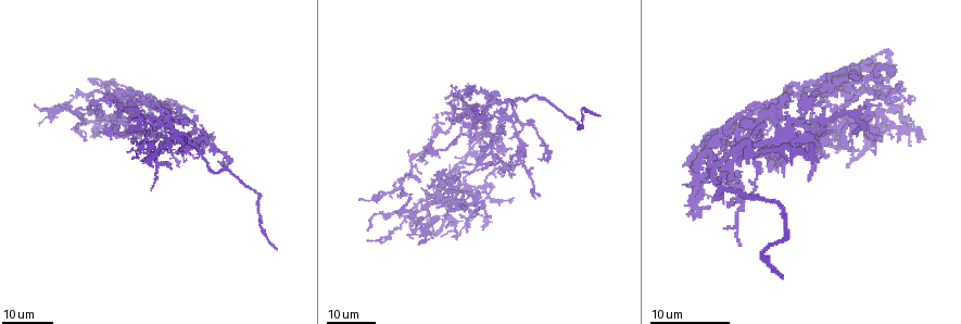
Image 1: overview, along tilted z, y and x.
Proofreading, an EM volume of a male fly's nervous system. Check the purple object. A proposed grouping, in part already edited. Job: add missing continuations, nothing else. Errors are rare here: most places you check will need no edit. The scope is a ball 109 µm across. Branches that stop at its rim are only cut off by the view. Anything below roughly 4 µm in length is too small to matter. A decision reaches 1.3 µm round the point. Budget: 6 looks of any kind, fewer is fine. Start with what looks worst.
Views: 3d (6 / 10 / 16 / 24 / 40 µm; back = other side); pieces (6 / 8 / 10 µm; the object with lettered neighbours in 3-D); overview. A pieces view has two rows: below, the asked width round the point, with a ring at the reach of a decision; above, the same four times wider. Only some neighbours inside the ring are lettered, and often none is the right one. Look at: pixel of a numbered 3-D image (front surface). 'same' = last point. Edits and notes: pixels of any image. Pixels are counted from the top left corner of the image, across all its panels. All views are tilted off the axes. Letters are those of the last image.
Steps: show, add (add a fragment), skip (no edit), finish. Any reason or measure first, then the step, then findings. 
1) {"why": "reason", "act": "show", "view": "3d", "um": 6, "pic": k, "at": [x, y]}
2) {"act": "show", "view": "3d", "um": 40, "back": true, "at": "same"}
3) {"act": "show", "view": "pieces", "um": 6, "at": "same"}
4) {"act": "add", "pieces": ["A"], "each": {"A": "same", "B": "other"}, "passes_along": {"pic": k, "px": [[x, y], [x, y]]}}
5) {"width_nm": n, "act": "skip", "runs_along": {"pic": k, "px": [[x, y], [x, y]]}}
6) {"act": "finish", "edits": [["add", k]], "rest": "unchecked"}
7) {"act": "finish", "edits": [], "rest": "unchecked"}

{"why": "end of a long branch", "act": "show", "view": "3d", "um": 16, "pic": 1, "at": [781, 276]}

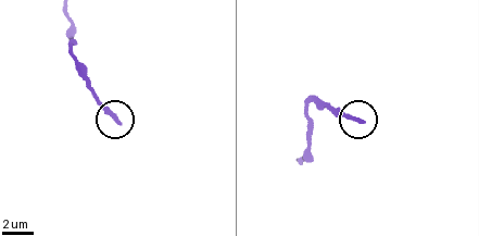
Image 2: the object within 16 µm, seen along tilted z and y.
{"act": "show", "view": "3d", "um": 10, "pic": 2, "at": [362, 119]}

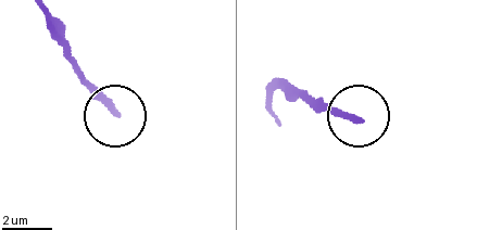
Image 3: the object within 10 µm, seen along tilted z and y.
{"act": "show", "view": "pieces", "um": 8, "pic": 3, "at": [116, 115]}

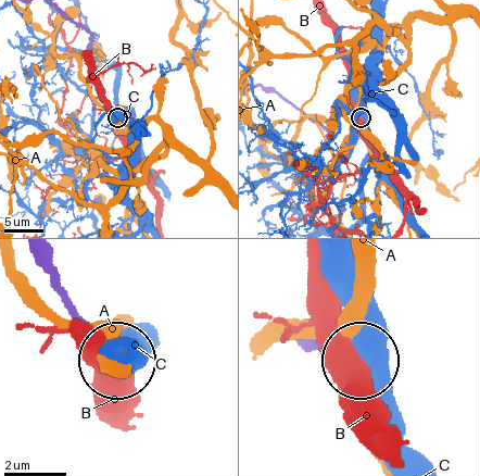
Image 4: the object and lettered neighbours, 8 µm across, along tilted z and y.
{"act": "skip", "each": {"A": "other", "B": "other", "C": "other"}, "found": "none of them fits"}

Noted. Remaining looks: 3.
{"why": "branch stops here", "act": "show", "view": "3d", "um": 16, "pic": 1, "at": [113, 122]}

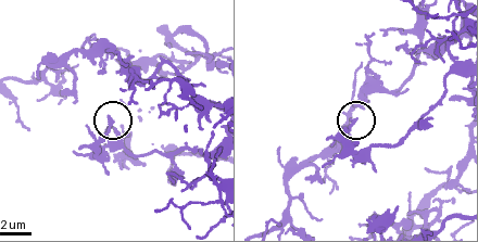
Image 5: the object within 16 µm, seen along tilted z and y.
{"act": "show", "view": "pieces", "um": 6, "pic": 5, "at": [111, 118]}

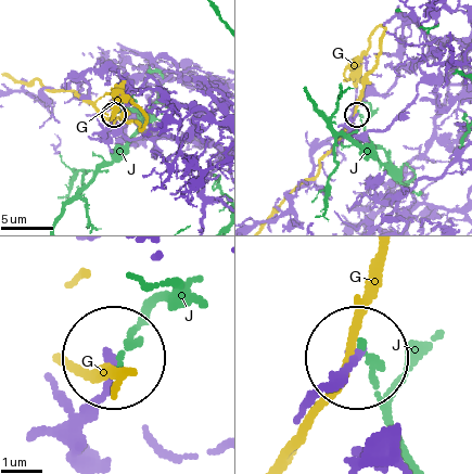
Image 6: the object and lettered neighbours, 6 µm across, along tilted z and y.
{"act": "skip", "each": {"G": "other", "J": "other"}, "found": "no lettered fragment goes on from it"}

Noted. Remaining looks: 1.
{"act": "finish", "edits": [], "rest": "unchecked"}

